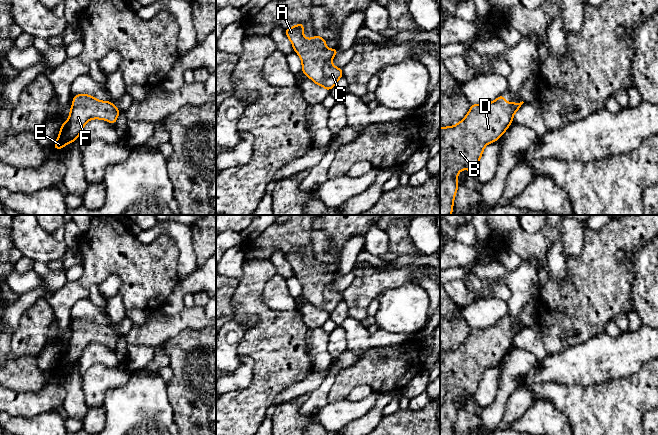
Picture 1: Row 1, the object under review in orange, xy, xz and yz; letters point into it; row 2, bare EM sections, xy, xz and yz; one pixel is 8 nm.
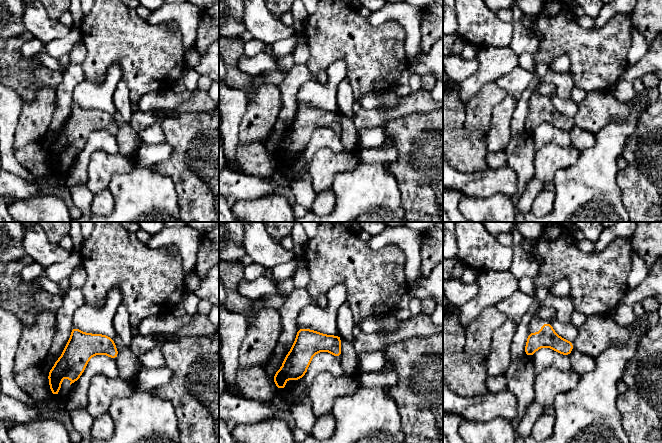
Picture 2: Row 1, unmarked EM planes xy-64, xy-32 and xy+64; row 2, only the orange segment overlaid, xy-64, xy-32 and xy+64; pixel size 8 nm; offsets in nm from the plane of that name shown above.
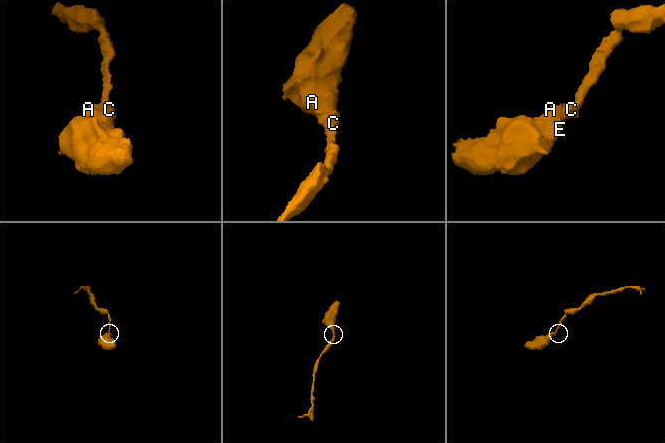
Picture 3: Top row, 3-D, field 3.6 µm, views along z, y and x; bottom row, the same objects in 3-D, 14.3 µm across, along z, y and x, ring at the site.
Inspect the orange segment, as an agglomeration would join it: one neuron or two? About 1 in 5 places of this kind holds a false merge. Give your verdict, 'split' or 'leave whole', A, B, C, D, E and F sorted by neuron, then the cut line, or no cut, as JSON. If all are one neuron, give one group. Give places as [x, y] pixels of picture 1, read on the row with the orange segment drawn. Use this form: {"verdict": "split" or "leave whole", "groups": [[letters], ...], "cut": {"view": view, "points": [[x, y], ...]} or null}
{"verdict": "leave whole", "groups": [["A", "B", "C", "D", "E", "F"]], "cut": null}

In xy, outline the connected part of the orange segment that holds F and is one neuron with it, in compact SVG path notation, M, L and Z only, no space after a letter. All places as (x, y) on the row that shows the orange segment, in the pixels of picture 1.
M89 94L74 95L69 118L61 124L54 148L58 151L78 139L90 119L102 119L114 125L119 113L118 108L109 101L100 101Z

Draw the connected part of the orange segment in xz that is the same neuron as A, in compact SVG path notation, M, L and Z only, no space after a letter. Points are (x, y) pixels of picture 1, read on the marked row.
M304 23L285 29L285 33L302 61L302 72L314 83L329 91L343 76L341 68L332 64L332 58L339 52L337 48L327 49L326 39L316 35L306 39L303 35Z

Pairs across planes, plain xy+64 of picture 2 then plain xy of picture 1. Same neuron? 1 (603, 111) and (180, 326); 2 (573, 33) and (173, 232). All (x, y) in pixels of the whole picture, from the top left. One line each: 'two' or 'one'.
1: one
2: two

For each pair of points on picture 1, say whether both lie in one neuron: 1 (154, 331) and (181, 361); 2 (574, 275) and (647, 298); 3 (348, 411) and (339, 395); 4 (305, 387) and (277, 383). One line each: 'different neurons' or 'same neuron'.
1: different neurons
2: different neurons
3: different neurons
4: different neurons

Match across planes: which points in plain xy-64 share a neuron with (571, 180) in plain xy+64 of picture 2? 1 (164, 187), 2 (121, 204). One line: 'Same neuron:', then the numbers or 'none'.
Same neuron: 1, 2

